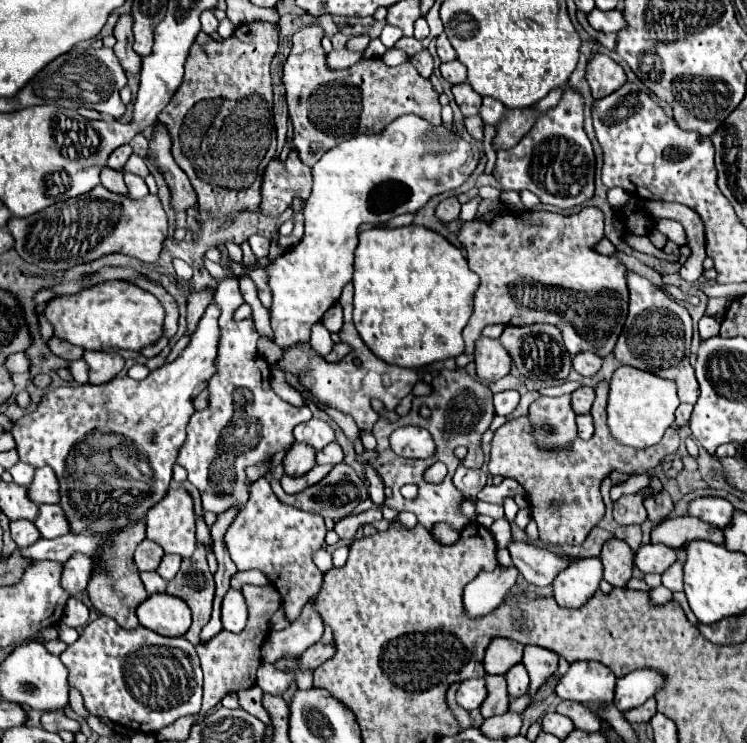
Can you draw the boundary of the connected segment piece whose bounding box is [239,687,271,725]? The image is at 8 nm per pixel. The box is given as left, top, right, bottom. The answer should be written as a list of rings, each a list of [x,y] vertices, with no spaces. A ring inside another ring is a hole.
[[[253,687],[251,691],[243,691],[243,695],[239,695],[239,705],[251,715],[259,717],[265,725],[271,725],[267,709],[263,707],[263,691],[259,687]]]

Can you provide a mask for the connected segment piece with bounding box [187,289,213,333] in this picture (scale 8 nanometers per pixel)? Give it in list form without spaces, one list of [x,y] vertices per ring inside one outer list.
[[[205,289],[205,291],[199,291],[199,293],[193,293],[189,297],[189,303],[187,303],[187,323],[189,323],[189,331],[187,333],[193,333],[199,319],[203,317],[207,305],[213,301],[213,291],[211,289]]]

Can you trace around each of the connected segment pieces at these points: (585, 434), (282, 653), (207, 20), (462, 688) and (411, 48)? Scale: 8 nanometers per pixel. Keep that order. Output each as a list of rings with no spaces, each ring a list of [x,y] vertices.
[[[589,413],[577,417],[577,429],[579,429],[581,439],[589,439],[593,435],[593,419]]]
[[[311,601],[303,607],[303,613],[297,621],[281,631],[271,631],[261,645],[263,661],[277,663],[281,657],[301,655],[307,647],[315,645],[323,635],[323,619],[311,609]]]
[[[203,11],[203,15],[201,15],[201,25],[203,25],[203,33],[213,35],[213,33],[217,31],[217,27],[219,27],[219,21],[217,21],[217,17],[213,15],[213,11]]]
[[[467,679],[457,689],[457,703],[463,709],[471,711],[471,709],[477,709],[483,703],[485,695],[487,695],[487,689],[485,689],[483,679]]]
[[[429,35],[429,37],[427,37],[427,39],[423,39],[423,41],[401,37],[401,39],[395,43],[395,49],[401,49],[403,53],[407,53],[407,55],[413,55],[415,51],[423,51],[423,49],[429,45],[429,41],[431,41],[431,39],[433,39],[433,35]]]

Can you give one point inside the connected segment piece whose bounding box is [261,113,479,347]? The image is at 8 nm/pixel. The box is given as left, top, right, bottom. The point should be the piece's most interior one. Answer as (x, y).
(371, 178)

